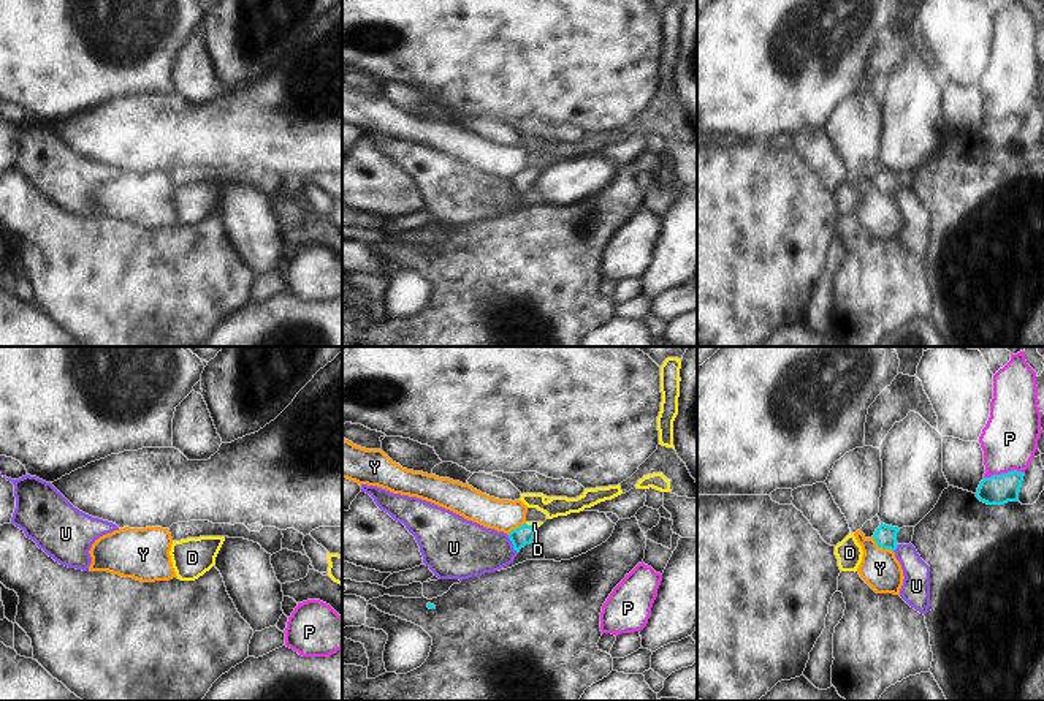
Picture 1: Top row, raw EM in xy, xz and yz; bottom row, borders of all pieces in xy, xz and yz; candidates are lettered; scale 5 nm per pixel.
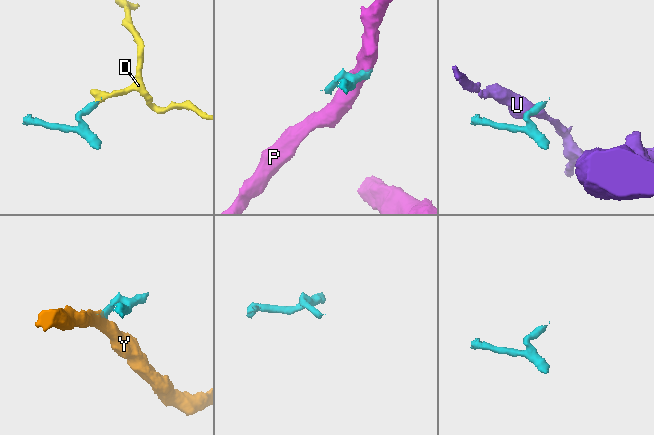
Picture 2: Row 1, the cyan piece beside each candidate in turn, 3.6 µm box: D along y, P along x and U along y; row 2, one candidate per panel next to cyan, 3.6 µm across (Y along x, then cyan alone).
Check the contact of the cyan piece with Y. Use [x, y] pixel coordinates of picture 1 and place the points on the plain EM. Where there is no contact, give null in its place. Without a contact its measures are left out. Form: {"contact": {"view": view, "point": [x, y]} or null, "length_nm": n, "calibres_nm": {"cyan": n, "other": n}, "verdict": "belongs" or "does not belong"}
{"contact": {"view": "yz", "point": [881, 192]}, "length_nm": 130, "calibres_nm": {"cyan": 110, "other": 200}, "verdict": "does not belong"}

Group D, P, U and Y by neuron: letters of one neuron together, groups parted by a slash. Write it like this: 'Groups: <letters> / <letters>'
Groups: D / P / U / Y

